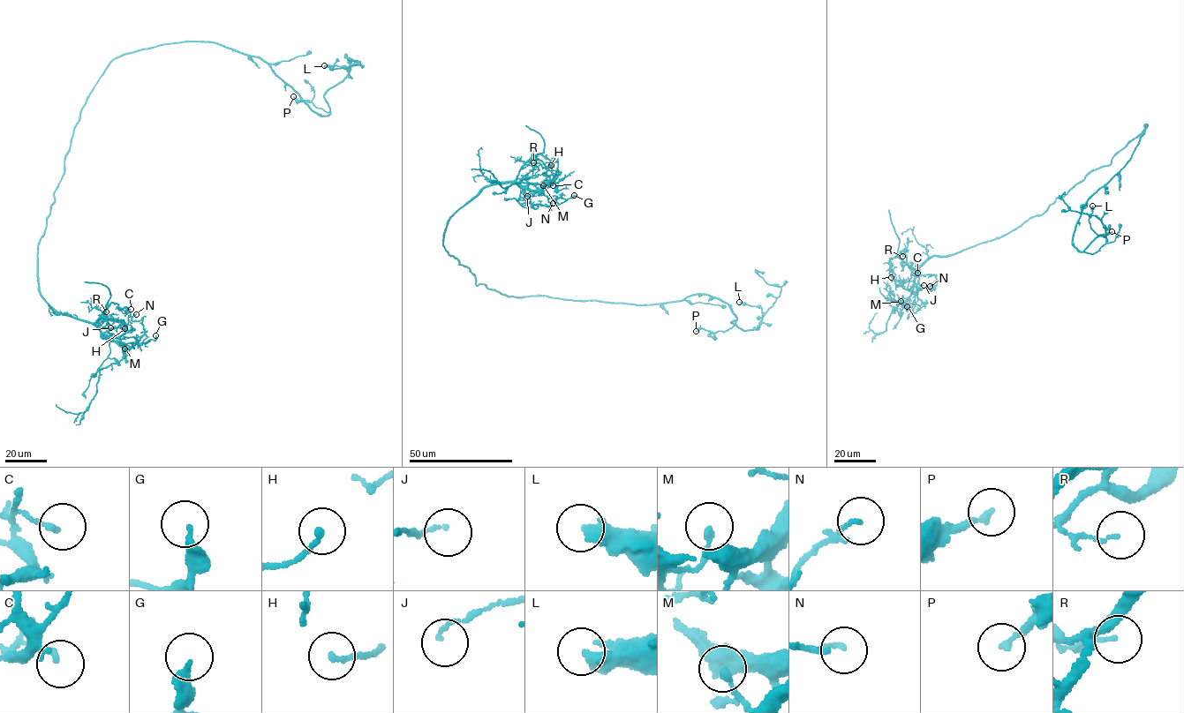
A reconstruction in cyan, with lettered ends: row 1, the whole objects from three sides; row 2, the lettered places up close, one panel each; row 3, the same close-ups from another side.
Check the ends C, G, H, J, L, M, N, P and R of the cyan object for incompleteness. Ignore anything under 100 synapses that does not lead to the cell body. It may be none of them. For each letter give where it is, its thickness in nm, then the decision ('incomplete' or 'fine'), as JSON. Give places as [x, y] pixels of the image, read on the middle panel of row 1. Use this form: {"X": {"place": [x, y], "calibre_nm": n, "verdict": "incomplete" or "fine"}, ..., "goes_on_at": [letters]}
{"C": {"place": [553, 185], "calibre_nm": 160, "verdict": "fine"}, "G": {"place": [574, 195], "calibre_nm": 260, "verdict": "fine"}, "H": {"place": [551, 165], "calibre_nm": 190, "verdict": "fine"}, "J": {"place": [527, 196], "calibre_nm": 120, "verdict": "fine"}, "L": {"place": [739, 302], "calibre_nm": 400, "verdict": "fine"}, "M": {"place": [543, 185], "calibre_nm": 190, "verdict": "fine"}, "N": {"place": [553, 203], "calibre_nm": 120, "verdict": "fine"}, "P": {"place": [696, 331], "calibre_nm": 180, "verdict": "fine"}, "R": {"place": [533, 162], "calibre_nm": 100, "verdict": "fine"}, "goes_on_at": []}

